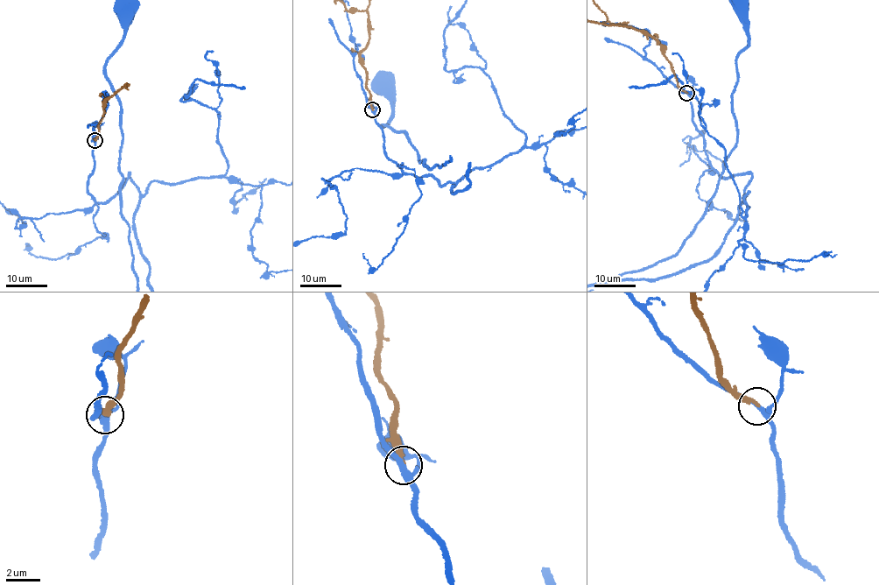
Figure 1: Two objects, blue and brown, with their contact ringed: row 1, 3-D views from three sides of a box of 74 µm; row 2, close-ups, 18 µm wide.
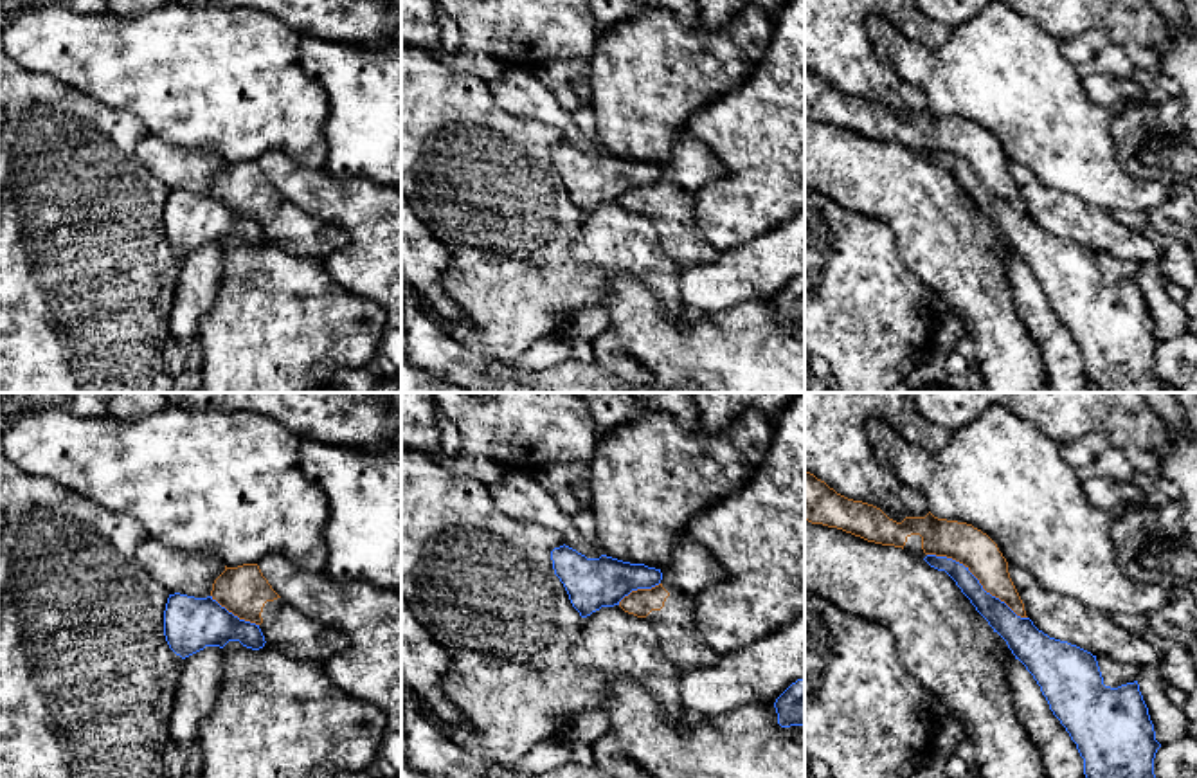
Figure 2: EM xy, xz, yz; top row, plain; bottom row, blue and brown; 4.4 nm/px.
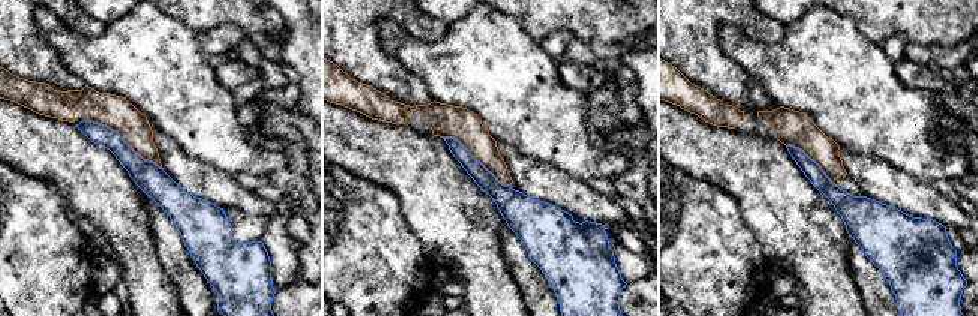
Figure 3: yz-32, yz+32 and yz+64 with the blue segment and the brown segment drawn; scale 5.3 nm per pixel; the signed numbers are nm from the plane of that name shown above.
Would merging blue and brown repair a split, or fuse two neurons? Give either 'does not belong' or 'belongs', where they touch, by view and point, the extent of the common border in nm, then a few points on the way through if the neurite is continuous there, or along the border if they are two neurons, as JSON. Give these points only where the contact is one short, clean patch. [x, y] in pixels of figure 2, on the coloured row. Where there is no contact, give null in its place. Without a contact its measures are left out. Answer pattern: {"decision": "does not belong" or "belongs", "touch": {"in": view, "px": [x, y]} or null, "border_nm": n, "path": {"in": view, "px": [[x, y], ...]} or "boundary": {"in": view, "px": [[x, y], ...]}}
{"decision": "does not belong", "touch": {"in": "yz", "px": [978, 580]}, "border_nm": 550}

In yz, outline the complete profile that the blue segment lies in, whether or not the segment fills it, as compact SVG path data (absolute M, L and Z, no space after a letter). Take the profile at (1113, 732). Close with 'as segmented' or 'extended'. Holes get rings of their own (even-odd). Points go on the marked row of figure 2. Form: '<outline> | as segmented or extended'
M927 555L923 560L956 582L994 632L1006 641L1015 659L1033 675L1049 710L1076 744L1084 758L1085 778L1156 778L1154 758L1161 744L1156 740L1138 681L1118 688L1105 686L1096 656L1067 641L1049 638L1030 618L1017 616L1004 602L986 593L963 564L936 555Z | as segmented

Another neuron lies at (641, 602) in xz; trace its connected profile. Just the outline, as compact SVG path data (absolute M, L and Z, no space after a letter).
M688 533L661 569L662 580L652 589L632 591L619 607L644 618L655 629L664 656L677 670L697 670L718 661L695 629L695 598L725 578L724 567Z

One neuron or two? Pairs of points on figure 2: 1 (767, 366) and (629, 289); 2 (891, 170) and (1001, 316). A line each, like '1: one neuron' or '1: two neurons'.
1: one neuron
2: one neuron

